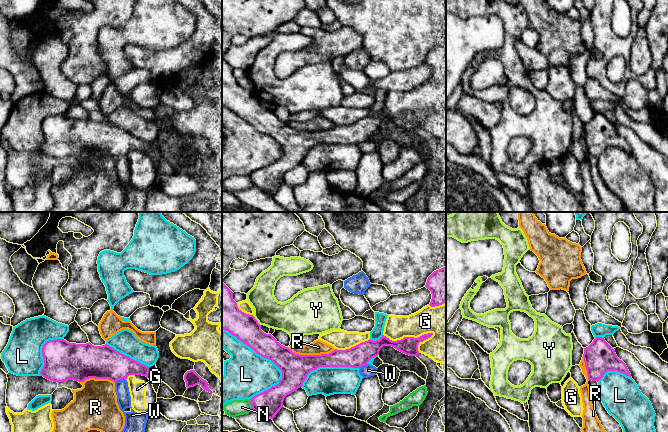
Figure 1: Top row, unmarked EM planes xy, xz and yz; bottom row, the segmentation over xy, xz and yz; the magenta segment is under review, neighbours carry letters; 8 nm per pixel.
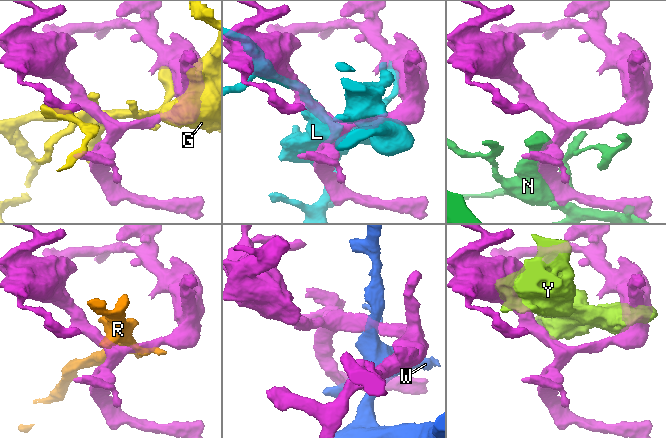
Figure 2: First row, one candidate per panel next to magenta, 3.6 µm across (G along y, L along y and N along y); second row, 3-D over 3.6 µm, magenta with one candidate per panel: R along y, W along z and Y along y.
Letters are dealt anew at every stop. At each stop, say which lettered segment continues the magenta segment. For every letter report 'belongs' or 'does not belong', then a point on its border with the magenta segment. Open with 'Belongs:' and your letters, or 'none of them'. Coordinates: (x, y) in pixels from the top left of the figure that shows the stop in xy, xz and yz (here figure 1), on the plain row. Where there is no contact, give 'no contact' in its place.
Belongs: none of them
G: does not belong; meets magenta in xz at (408, 113)
L: does not belong; meets magenta in xz at (257, 129)
N: does not belong; meets magenta in xz at (251, 181)
R: does not belong; meets magenta in xz at (312, 131)
W: does not belong; meets magenta in xy at (120, 155)
Y: does not belong; meets magenta in xz at (256, 96)

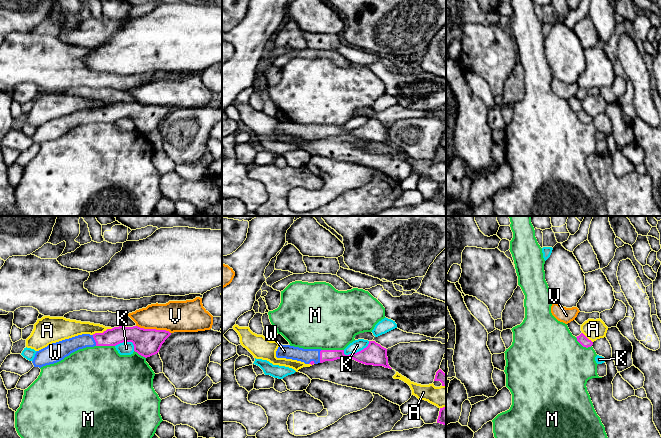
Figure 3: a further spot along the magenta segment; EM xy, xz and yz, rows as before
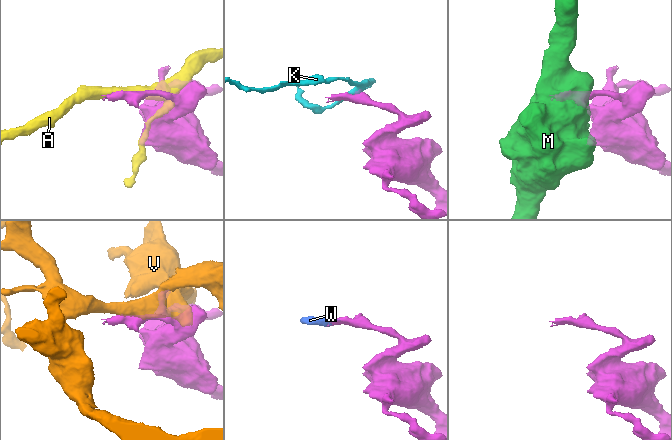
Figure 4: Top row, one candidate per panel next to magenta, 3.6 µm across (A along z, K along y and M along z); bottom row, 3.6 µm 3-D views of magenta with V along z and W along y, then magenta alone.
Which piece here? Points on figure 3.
Belongs: W
A: does not belong; meets magenta in xy at (103, 108)
K: does not belong; meets magenta in xz at (357, 128)
M: does not belong; meets magenta in xz at (332, 126)
V: does not belong; meets magenta in xy at (153, 105)
W: belongs; meets magenta in xz at (320, 132)

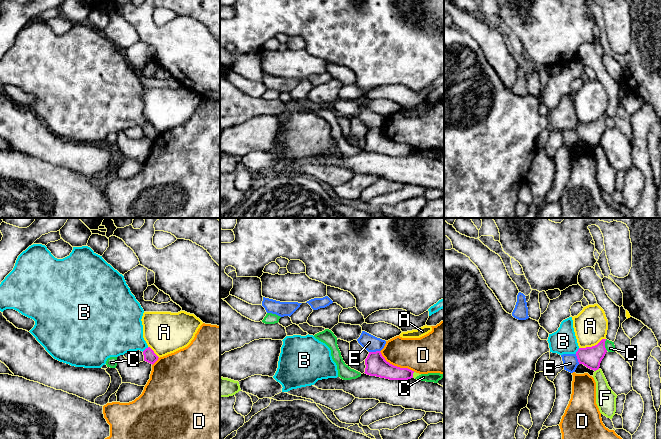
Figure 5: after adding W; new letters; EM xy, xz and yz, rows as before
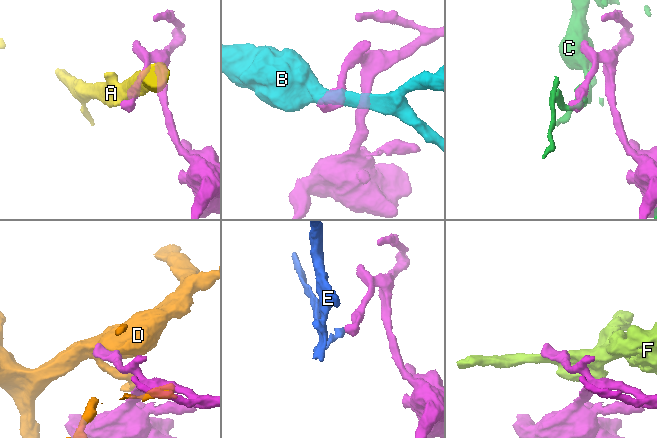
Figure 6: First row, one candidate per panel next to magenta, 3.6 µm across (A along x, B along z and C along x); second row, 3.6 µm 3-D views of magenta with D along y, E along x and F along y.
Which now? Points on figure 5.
Belongs: none of them
A: does not belong; meets magenta in yz at (592, 122)
B: does not belong; meets magenta in xy at (146, 124)
C: does not belong; meets magenta in yz at (604, 121)
D: does not belong; meets magenta in xz at (396, 142)
E: does not belong; meets magenta in xz at (374, 128)
F: does not belong; meets magenta in yz at (596, 145)

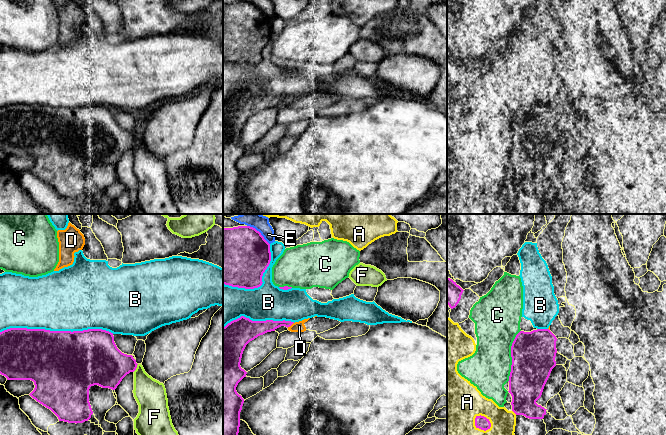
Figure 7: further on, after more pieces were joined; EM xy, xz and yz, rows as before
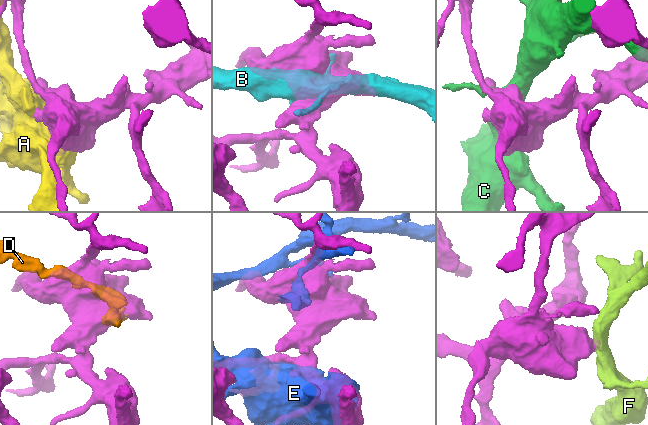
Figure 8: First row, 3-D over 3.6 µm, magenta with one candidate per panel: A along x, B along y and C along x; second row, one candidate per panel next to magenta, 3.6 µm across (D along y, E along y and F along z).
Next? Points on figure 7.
Belongs: none of them
A: does not belong; meets magenta in yz at (486, 194)
B: does not belong; meets magenta in xy at (57, 107)
C: does not belong; meets magenta in yz at (511, 132)
D: does not belong; meets magenta in xz at (290, 101)
E: does not belong; meets magenta in xz at (259, 8)
F: does not belong; meets magenta in xy at (136, 143)

